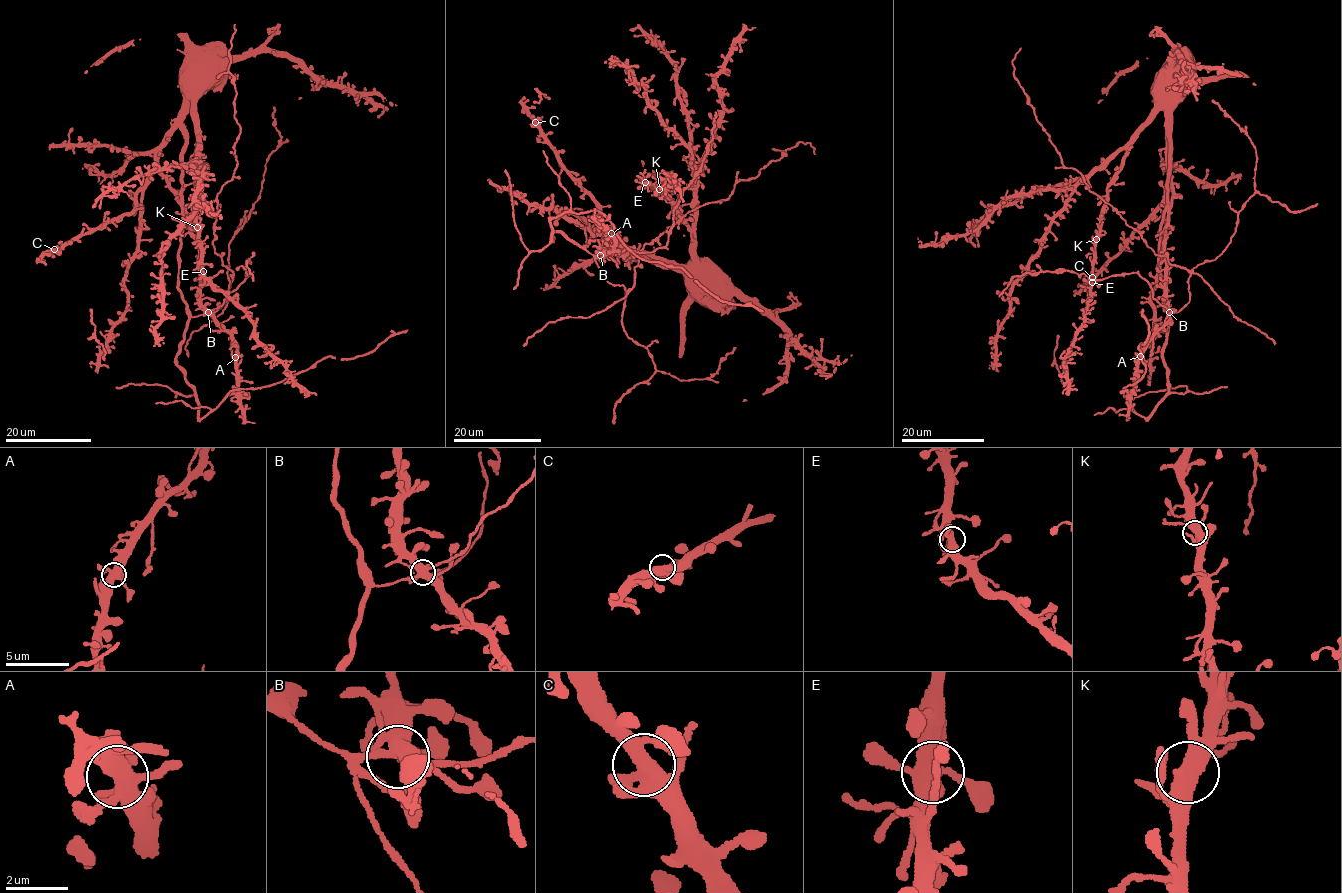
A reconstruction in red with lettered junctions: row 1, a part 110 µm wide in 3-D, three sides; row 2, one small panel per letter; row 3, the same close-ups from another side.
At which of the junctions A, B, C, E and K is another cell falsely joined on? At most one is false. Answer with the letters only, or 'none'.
none

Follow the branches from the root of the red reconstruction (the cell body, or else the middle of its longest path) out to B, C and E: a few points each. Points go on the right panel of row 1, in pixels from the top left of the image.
B: (1171, 85), (1182, 94), (1173, 106), (1170, 129), (1168, 219), (1164, 244), (1164, 305), (1169, 311)
C: (1171, 85), (1182, 94), (1173, 106), (1162, 202), (1092, 277)
E: (1171, 85), (1152, 120), (1139, 132), (1129, 147), (1116, 180), (1107, 187), (1107, 202), (1096, 240), (1092, 282)

